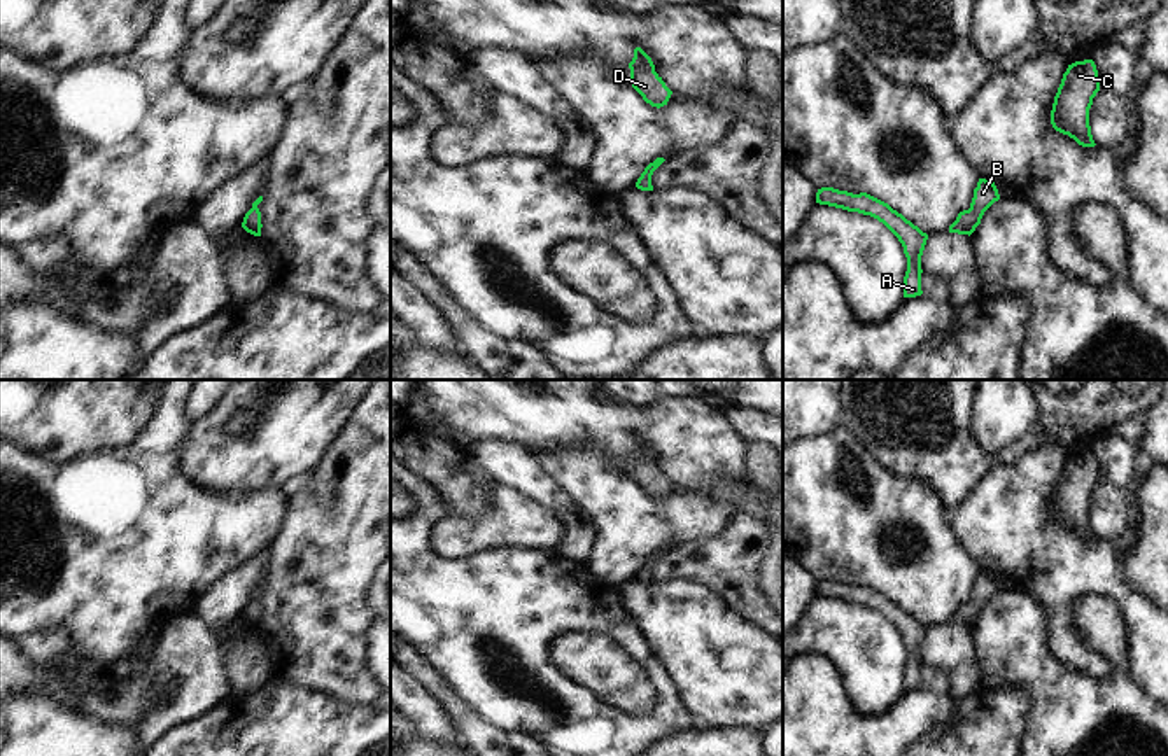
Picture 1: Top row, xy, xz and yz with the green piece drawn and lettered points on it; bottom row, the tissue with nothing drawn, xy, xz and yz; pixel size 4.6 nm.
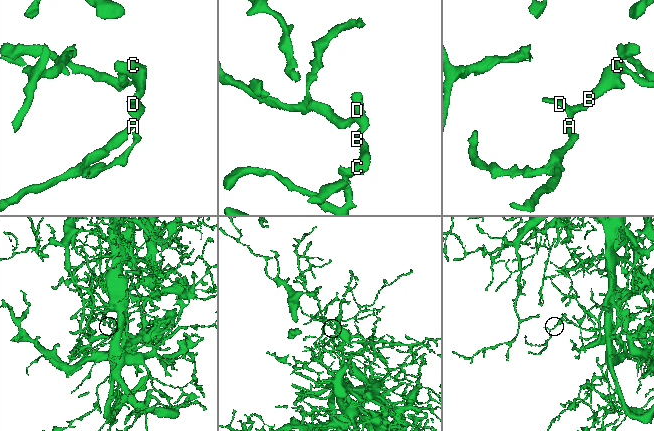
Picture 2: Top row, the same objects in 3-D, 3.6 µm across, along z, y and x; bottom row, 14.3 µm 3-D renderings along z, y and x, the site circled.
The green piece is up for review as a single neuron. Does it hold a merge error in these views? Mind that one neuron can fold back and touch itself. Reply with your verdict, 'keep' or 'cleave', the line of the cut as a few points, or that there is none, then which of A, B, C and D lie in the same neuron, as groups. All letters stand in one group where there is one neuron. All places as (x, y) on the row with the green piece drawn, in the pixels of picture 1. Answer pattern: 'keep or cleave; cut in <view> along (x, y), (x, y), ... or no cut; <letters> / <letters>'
keep; no cut; A B C D

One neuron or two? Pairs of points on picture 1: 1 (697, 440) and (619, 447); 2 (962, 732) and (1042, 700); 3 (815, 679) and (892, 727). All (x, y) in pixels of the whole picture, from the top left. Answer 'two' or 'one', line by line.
1: one
2: two
3: one

